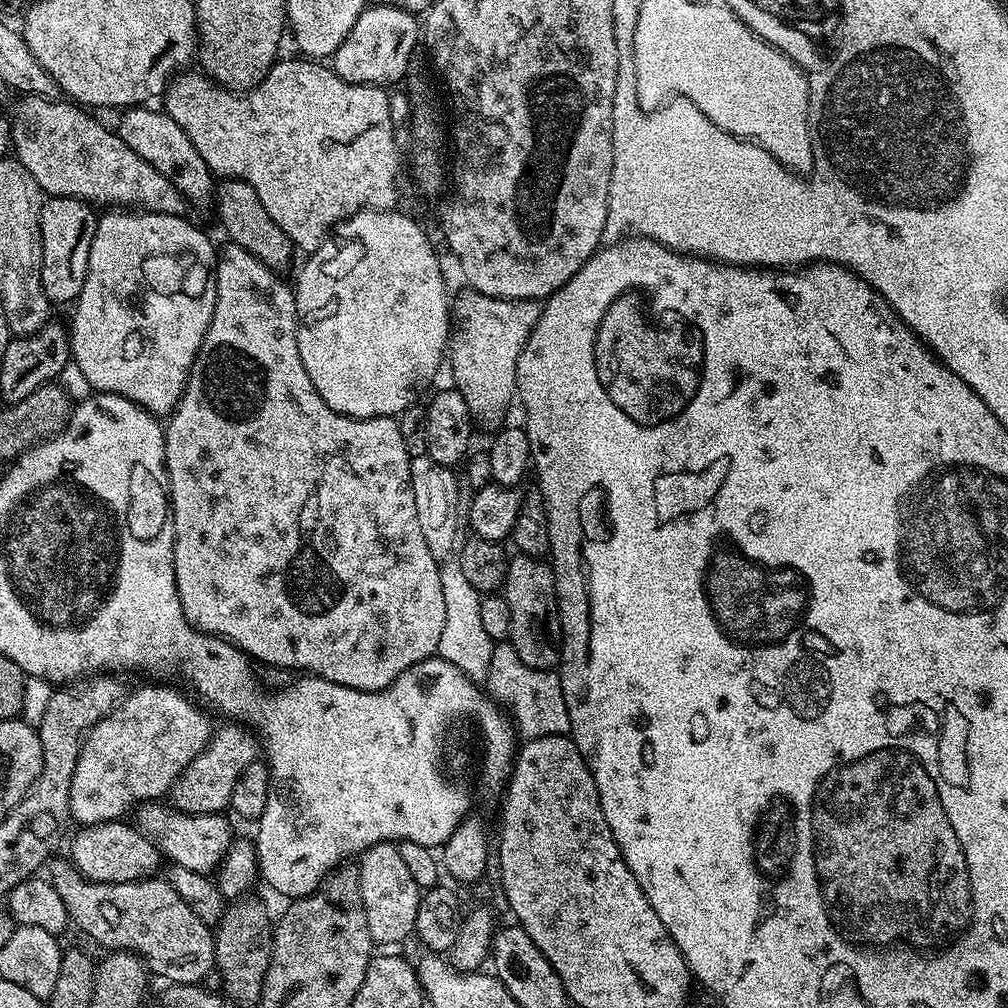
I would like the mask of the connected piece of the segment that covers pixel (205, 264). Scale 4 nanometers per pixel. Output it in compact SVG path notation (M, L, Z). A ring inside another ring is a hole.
M108 210L105 212L108 213L97 219L94 238L90 242L90 262L86 270L86 282L82 282L82 290L74 301L76 309L72 312L72 324L70 323L70 360L74 368L76 364L77 370L84 375L85 382L92 387L92 390L100 394L113 392L115 396L121 396L134 402L140 408L152 413L153 416L164 418L176 409L176 403L182 398L192 363L212 321L216 305L214 269L218 252L215 247L212 249L207 234L191 224L191 219L143 210Z

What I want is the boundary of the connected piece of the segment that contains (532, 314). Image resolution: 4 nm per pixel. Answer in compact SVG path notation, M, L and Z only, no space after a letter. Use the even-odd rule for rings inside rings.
M463 290L464 292L455 293L454 303L451 305L450 312L454 317L454 335L450 340L450 364L452 360L452 380L451 383L462 394L462 398L466 398L466 406L470 406L470 414L477 421L480 420L484 424L499 425L504 415L508 412L508 407L511 406L512 400L514 404L514 397L517 395L516 391L516 367L518 366L518 358L522 354L522 350L526 346L526 342L530 338L530 334L534 330L534 326L540 321L540 313L542 311L541 301L538 300L503 300L502 298L494 298L487 296L481 292L474 292L471 290Z

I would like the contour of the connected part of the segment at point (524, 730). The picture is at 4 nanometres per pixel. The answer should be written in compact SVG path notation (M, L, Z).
M500 642L494 646L486 686L501 705L508 706L513 725L524 740L571 733L570 714L566 710L566 698L562 694L559 675L552 670L526 666L510 642Z

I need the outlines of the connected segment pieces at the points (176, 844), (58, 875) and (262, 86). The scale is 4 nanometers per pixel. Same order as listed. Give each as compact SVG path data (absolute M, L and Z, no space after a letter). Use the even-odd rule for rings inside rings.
M149 802L141 804L135 809L135 827L151 844L156 845L165 861L184 866L187 870L196 871L200 875L208 876L215 873L224 859L226 850L234 839L232 824L227 815L219 812L210 814L190 814L179 812L164 802Z
M71 859L55 860L50 864L54 890L58 890L58 898L66 906L69 921L77 924L94 943L101 944L104 950L136 953L153 977L161 976L172 984L200 984L213 971L216 962L213 929L194 914L167 879L103 884L87 880Z
M312 58L299 59L281 59L273 64L271 70L264 75L262 83L257 84L254 88L241 91L239 94L227 88L221 88L215 80L207 75L195 76L194 73L188 72L192 70L181 71L184 72L181 76L173 75L169 79L162 97L162 108L170 118L174 118L174 122L178 122L178 126L182 126L182 130L190 138L190 142L194 142L194 150L198 150L198 154L202 154L202 162L206 162L206 166L212 173L220 178L245 180L247 184L254 186L254 194L258 194L258 198L262 198L262 206L266 206L266 214L270 214L270 218L274 218L274 222L278 222L280 229L292 239L293 245L299 251L301 248L304 254L311 254L315 252L318 245L328 239L335 225L341 224L343 220L349 220L354 213L362 212L365 208L392 210L397 207L396 179L400 176L402 152L396 146L394 128L390 122L389 93L383 87L374 84L351 84L338 78L338 74L332 71L327 63L317 62Z

